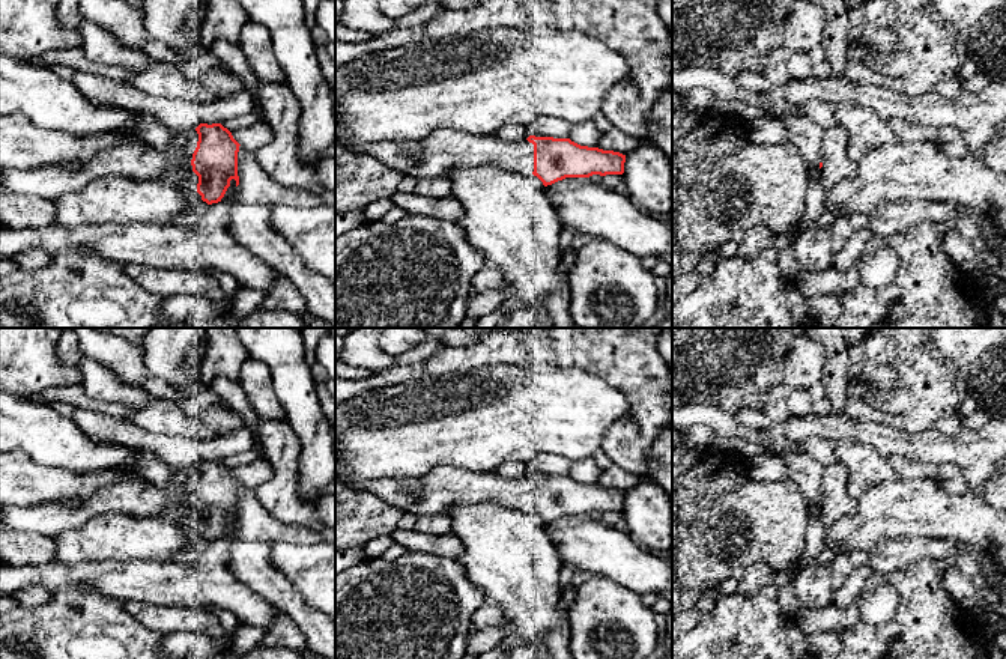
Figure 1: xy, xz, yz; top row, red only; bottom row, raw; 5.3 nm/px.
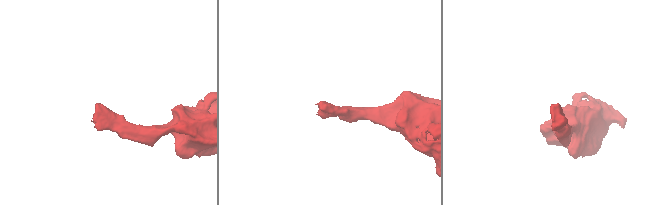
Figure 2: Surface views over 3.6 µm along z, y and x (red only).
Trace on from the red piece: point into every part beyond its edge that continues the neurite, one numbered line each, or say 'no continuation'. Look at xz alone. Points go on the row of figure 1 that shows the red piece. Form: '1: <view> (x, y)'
1: xz (442, 154)

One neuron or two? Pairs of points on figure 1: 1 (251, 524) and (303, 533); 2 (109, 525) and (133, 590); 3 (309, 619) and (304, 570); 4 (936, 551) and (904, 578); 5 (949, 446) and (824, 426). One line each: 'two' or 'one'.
1: one
2: two
3: two
4: two
5: one

